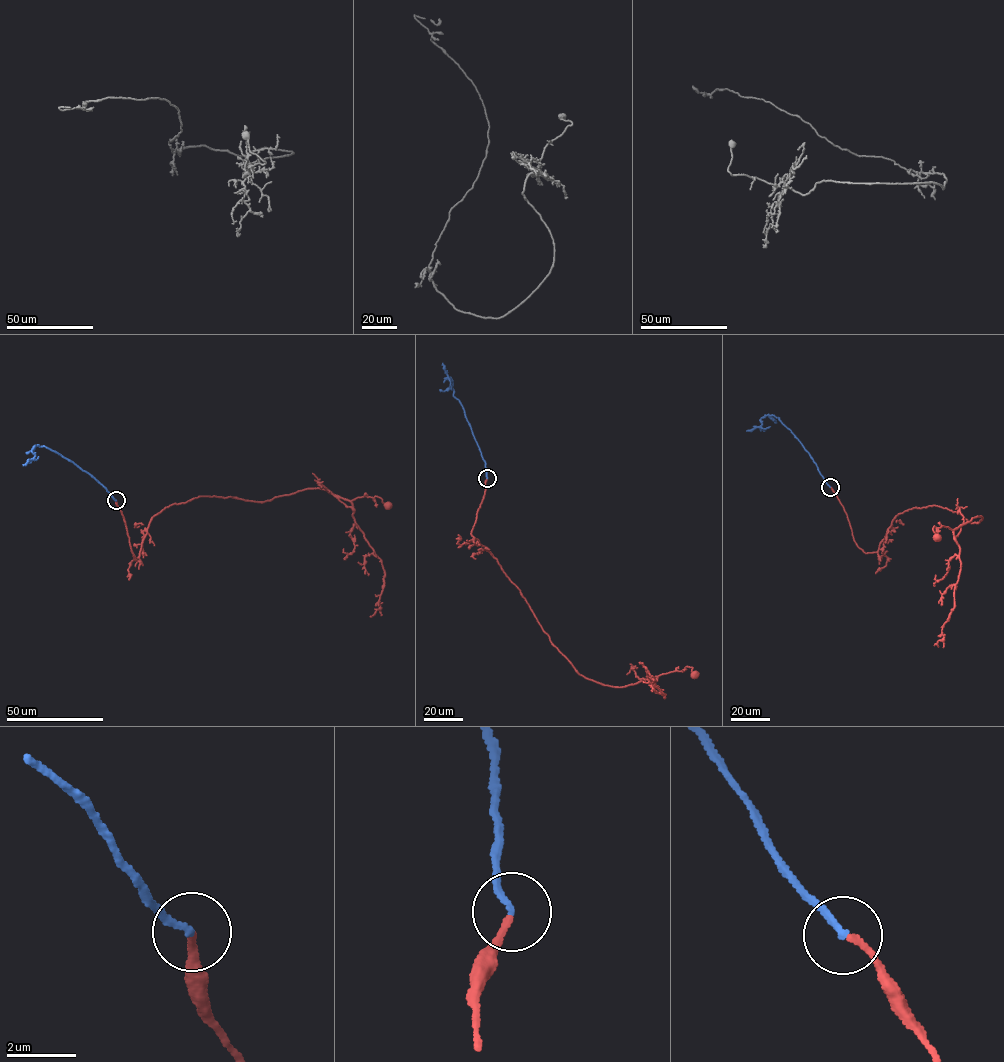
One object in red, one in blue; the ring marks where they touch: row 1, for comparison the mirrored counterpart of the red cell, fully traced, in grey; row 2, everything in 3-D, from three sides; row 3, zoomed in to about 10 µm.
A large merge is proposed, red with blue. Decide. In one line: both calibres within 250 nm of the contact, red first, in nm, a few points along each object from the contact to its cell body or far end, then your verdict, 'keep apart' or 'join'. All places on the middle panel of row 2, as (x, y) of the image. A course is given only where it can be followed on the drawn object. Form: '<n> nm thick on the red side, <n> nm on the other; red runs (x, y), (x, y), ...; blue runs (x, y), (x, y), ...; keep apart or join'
180 nm thick on the red side, 180 nm on the other; red runs (487, 478), (471, 534), (497, 560), (549, 639), (577, 672), (613, 687), (626, 686), (687, 666), (695, 674); blue runs (487, 478), (485, 463), (462, 406), (453, 396), (452, 382), (442, 363); join

